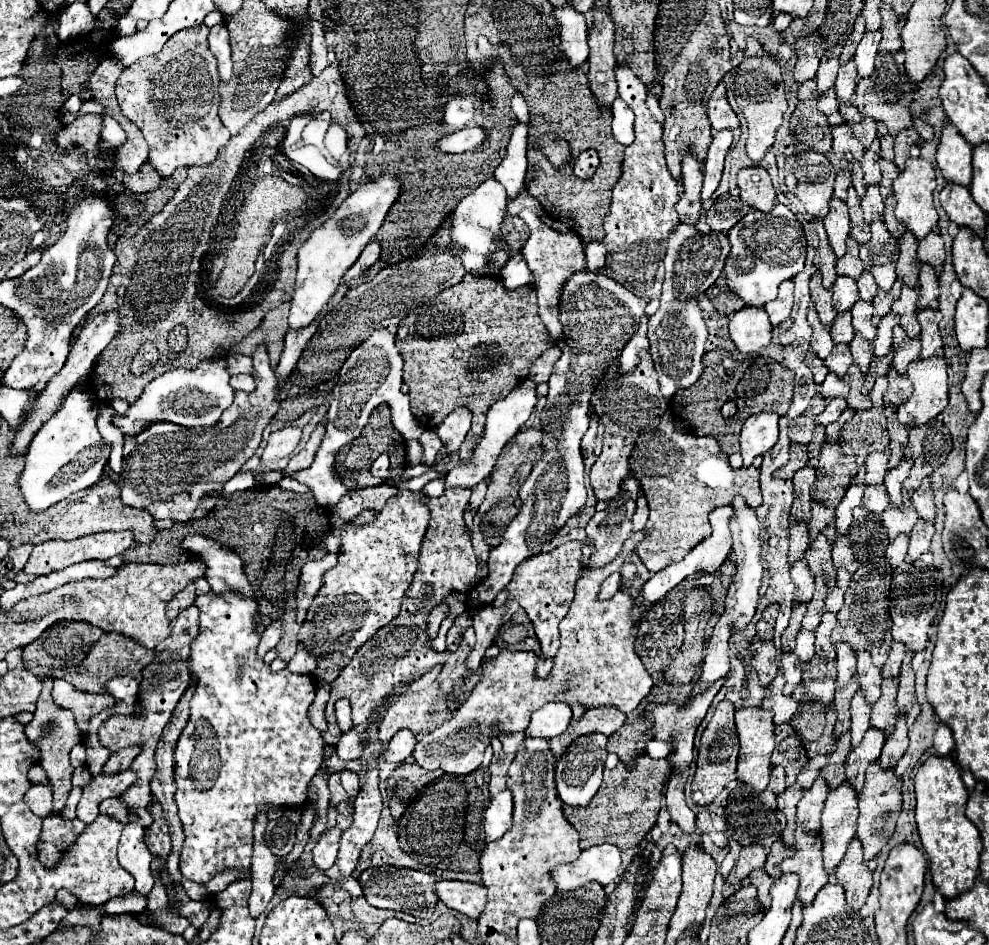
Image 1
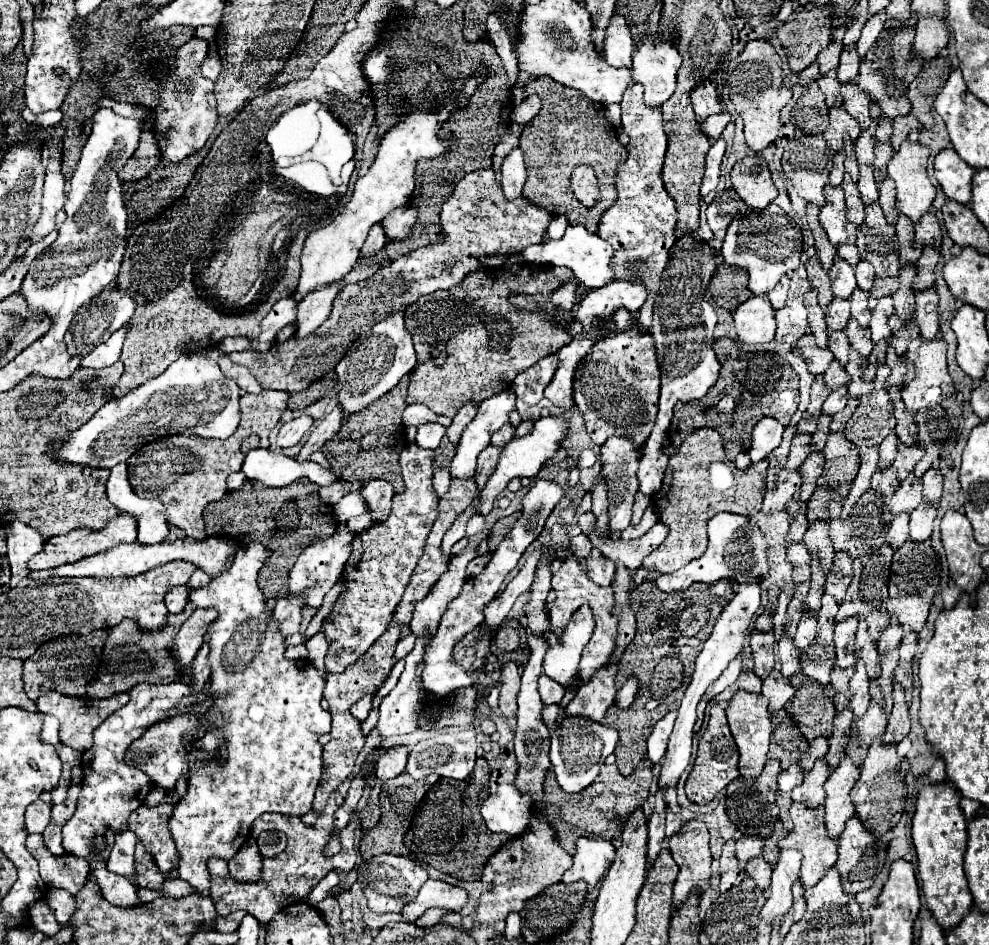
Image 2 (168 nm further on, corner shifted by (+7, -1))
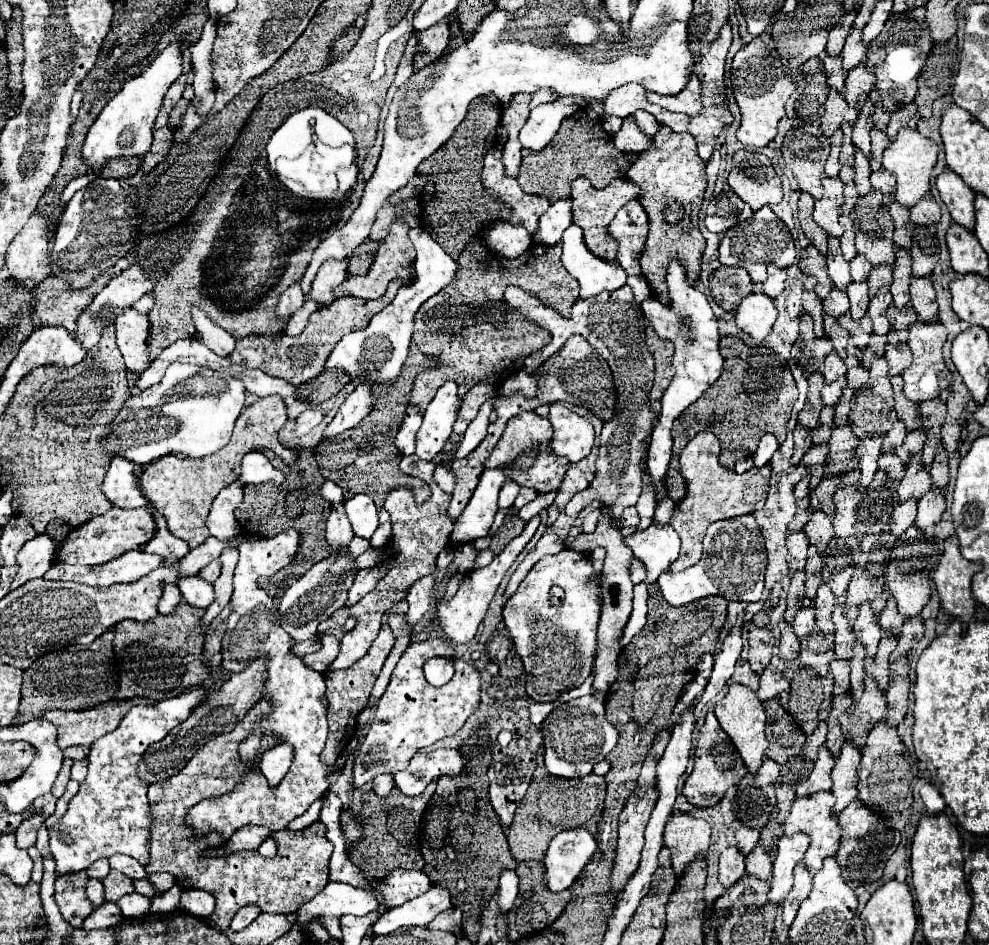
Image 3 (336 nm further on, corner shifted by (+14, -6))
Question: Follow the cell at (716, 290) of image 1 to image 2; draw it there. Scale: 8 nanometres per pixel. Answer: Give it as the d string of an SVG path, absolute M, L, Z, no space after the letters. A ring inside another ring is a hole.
M722 263L716 267L708 289L716 305L734 311L738 303L744 303L750 297L748 271L744 271L742 267L732 267Z

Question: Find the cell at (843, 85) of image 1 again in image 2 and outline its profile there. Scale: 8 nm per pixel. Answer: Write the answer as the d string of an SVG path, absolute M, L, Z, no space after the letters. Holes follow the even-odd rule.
M856 45L854 47L844 47L844 51L840 55L840 65L838 65L838 79L840 79L840 83L850 83L850 81L856 79L860 61L862 59L856 53Z

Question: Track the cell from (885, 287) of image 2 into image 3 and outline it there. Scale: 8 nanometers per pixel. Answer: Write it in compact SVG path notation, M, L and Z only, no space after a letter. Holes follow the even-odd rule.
M881 264L881 266L875 266L867 278L867 284L869 284L869 296L873 298L873 294L881 288L881 286L889 286L893 282L893 276L891 276L891 266L887 264Z

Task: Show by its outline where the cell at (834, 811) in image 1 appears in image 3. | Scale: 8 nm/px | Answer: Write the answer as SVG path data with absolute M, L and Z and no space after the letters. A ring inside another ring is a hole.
M843 744L839 758L835 760L835 766L831 770L833 788L831 794L835 796L833 814L843 812L847 804L851 804L857 798L857 768L859 768L859 750L853 744Z

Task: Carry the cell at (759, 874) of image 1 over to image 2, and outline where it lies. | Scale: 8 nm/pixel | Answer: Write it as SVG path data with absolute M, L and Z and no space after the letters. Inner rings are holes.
M754 857L746 863L746 873L756 881L758 889L768 889L770 887L770 873L772 867L764 861L764 857Z

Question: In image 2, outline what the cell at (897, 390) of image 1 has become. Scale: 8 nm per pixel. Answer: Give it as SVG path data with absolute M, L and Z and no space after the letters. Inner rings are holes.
M888 347L886 365L892 369L890 377L886 379L886 387L892 387L892 385L904 387L908 381L914 379L914 367L912 367L912 363L908 363L906 355L898 355L894 351L894 347Z

